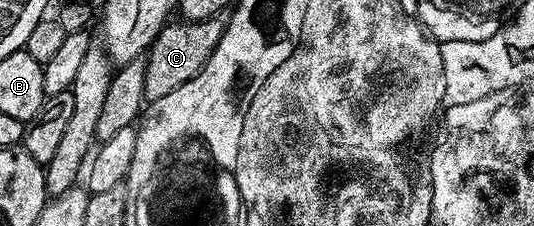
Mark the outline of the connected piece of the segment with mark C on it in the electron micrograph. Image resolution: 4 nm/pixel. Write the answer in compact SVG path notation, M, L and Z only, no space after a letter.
M221 18L201 19L195 23L189 21L167 22L162 28L161 33L154 39L154 44L146 52L144 58L146 61L146 72L144 73L144 95L147 100L153 101L160 97L168 97L172 89L180 89L200 69L205 67L208 57L216 49L220 37L226 31L226 23Z

